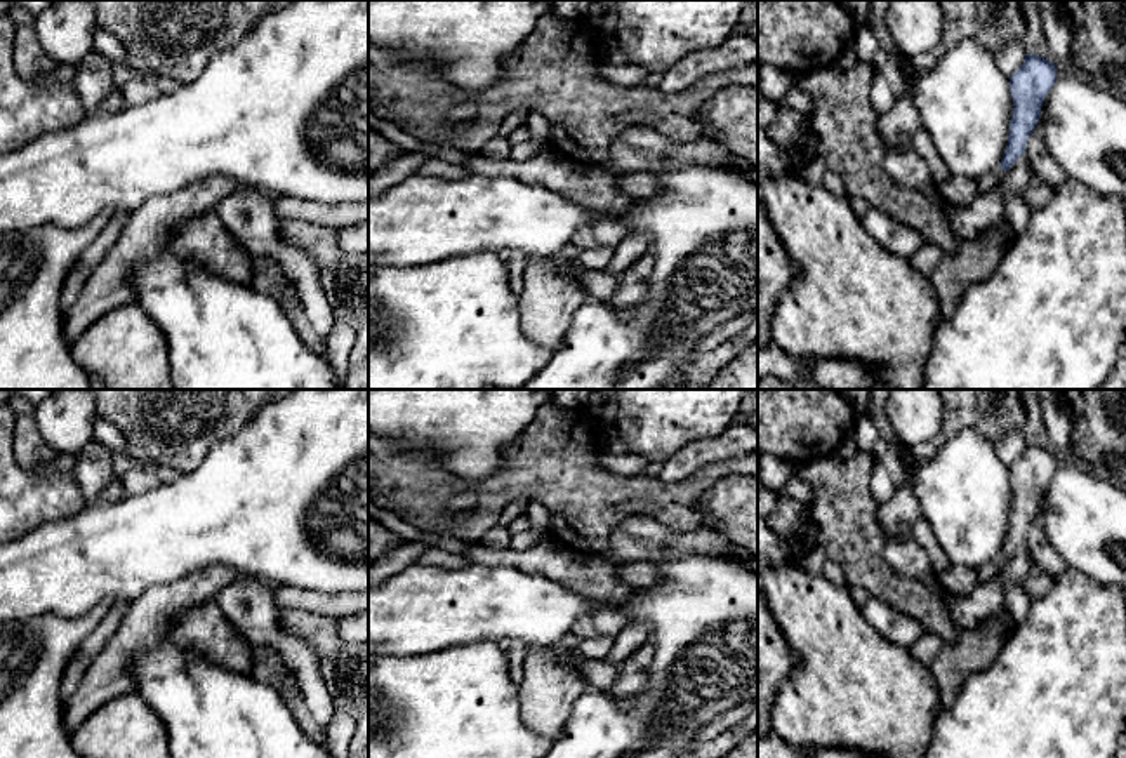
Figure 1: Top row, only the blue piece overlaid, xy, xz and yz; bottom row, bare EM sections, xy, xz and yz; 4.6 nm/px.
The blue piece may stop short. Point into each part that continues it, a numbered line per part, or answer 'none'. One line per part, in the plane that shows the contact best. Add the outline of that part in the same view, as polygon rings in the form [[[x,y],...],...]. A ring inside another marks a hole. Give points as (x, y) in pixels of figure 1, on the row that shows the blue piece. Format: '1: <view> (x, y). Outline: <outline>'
1: yz (987, 183). Outline: [[[996,167],[992,172],[989,172],[985,177],[982,177],[977,183],[978,193],[987,193],[994,190],[1003,176],[1004,176],[1004,170],[1001,167]]]

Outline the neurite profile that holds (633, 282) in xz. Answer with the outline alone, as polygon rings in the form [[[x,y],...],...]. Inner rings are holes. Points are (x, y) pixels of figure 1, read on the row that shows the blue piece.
[[[652,256],[639,257],[633,266],[629,266],[619,280],[619,287],[610,299],[610,304],[617,309],[631,308],[643,301],[643,292],[646,289],[646,280],[652,275],[655,259]]]

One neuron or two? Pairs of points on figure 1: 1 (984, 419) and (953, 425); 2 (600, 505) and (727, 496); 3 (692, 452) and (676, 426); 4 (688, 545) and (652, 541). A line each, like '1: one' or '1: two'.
1: one
2: two
3: two
4: one

